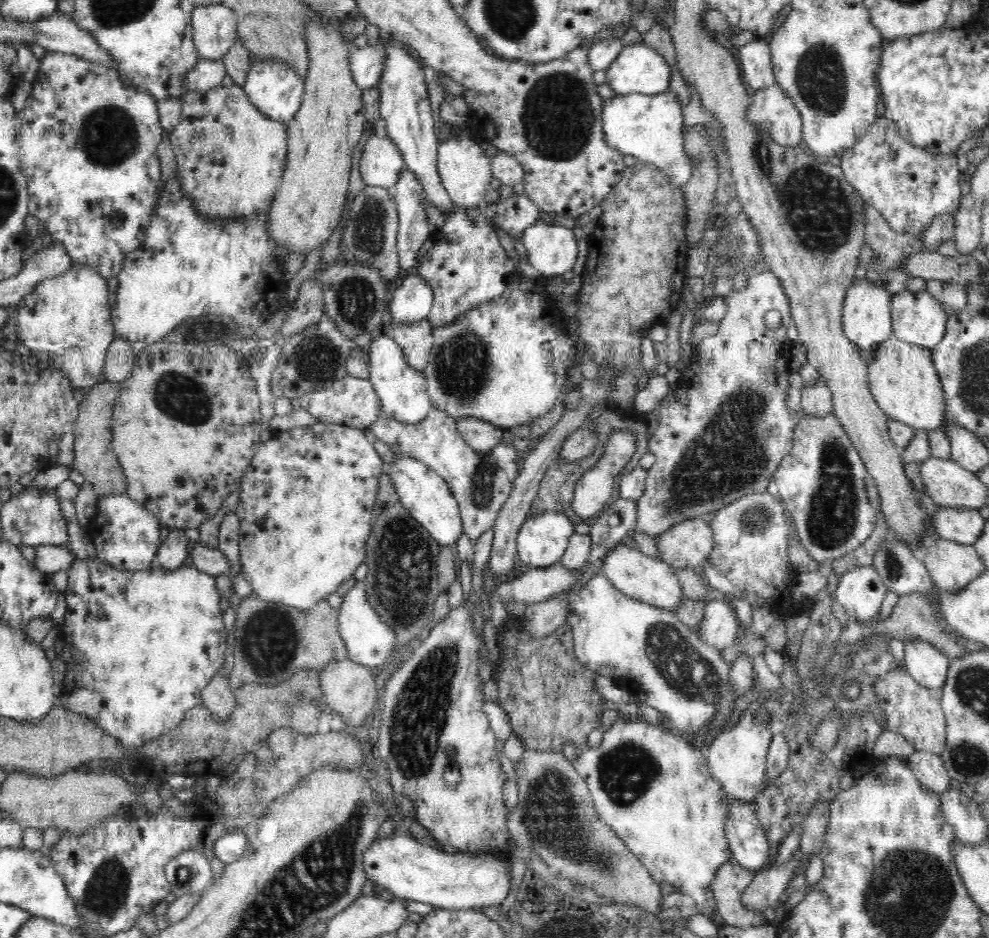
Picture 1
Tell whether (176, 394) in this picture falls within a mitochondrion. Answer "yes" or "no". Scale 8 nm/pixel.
yes

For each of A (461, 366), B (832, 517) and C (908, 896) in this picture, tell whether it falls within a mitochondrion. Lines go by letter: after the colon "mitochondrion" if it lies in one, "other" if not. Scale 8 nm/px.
A: mitochondrion
B: mitochondrion
C: mitochondrion

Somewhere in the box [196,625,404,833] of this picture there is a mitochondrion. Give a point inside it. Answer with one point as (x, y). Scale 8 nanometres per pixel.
(287, 706)

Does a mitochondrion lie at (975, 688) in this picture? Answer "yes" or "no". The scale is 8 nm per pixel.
yes

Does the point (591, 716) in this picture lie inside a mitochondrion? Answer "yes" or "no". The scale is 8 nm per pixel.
no

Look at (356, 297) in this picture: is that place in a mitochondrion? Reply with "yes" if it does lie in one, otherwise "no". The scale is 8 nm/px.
yes

